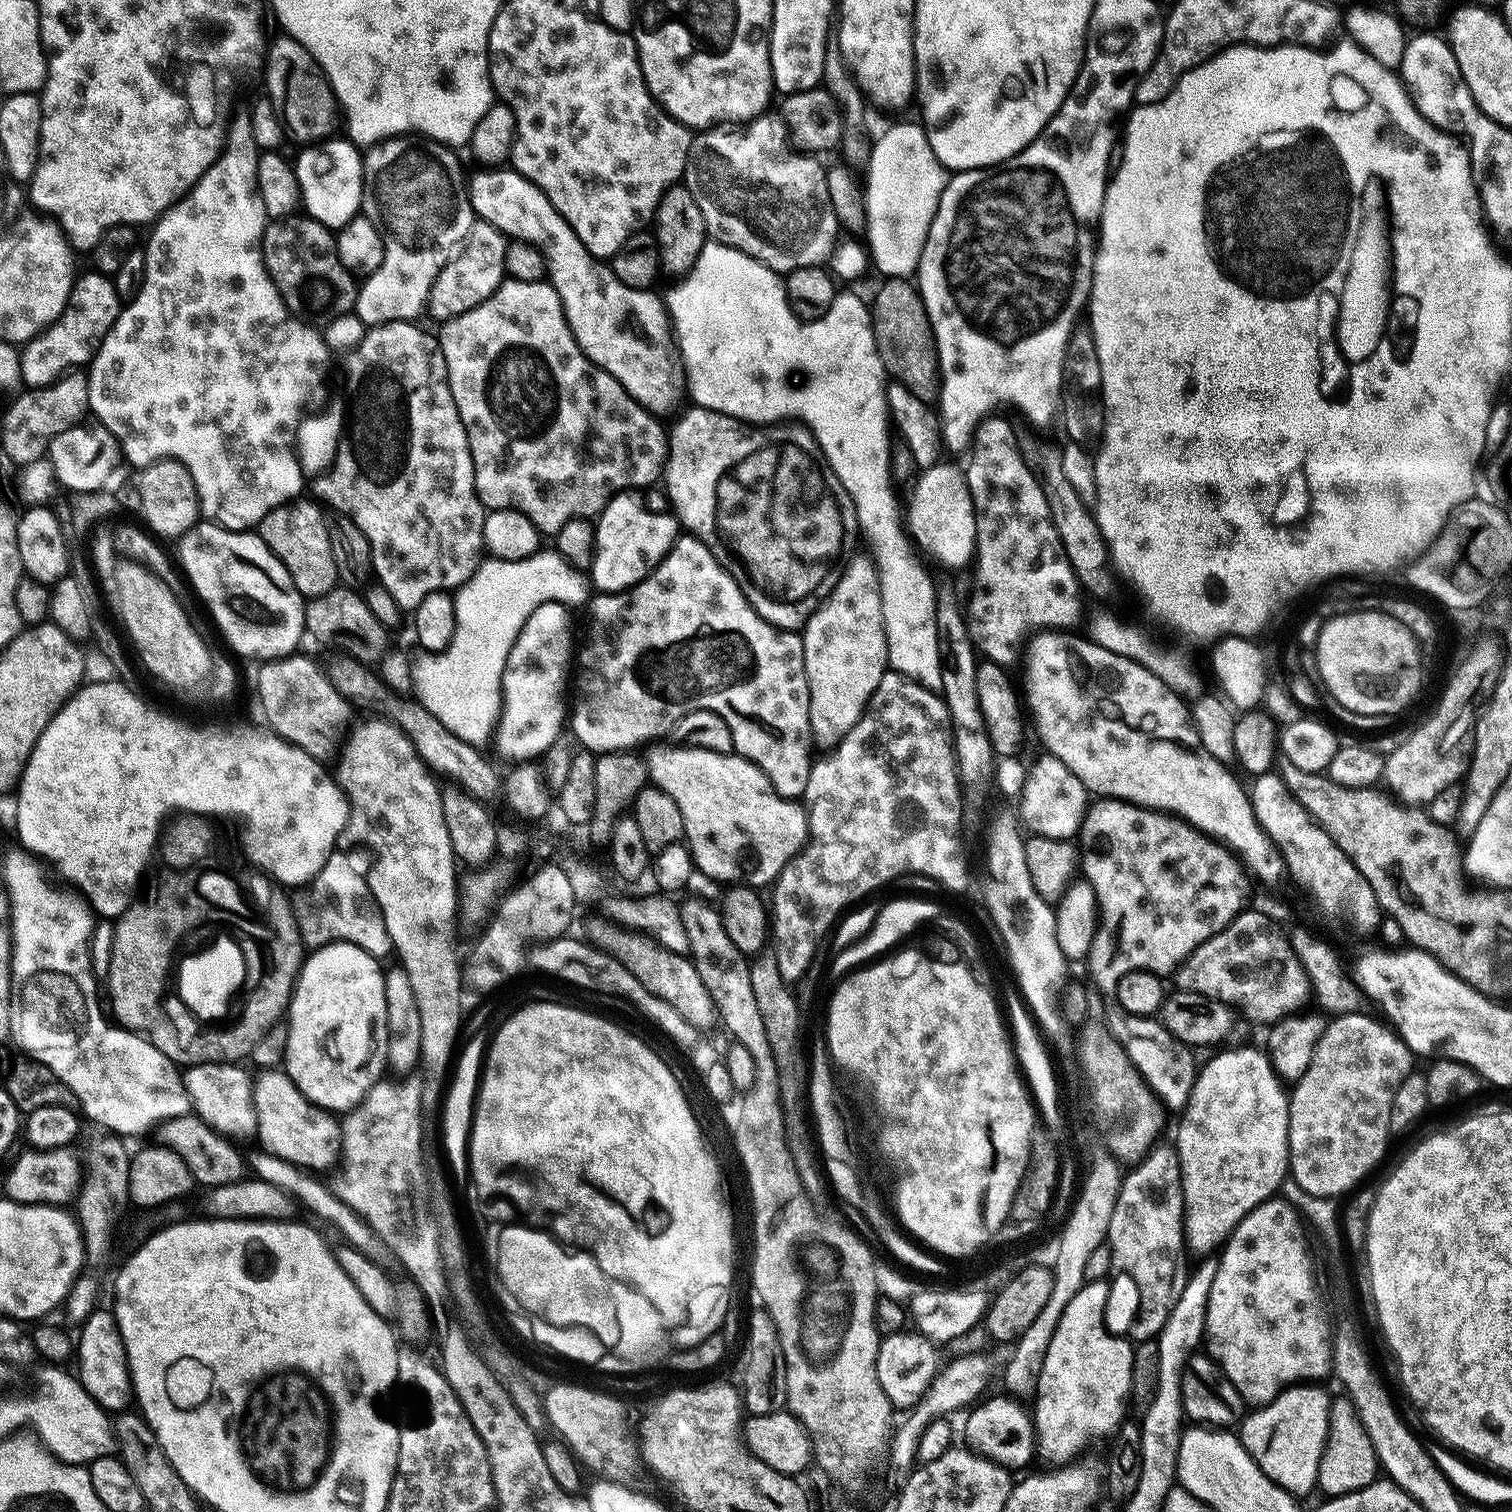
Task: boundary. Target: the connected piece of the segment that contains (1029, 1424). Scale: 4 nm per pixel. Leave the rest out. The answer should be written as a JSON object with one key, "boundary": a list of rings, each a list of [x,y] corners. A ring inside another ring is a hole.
{"boundary":[[[1004,1394],[999,1395],[993,1400],[981,1399],[968,1412],[973,1411],[964,1420],[965,1441],[963,1440],[963,1443],[977,1456],[983,1456],[995,1464],[1001,1464],[1003,1468],[1009,1470],[1024,1468],[1031,1462],[1032,1456],[1034,1460],[1034,1453],[1037,1451],[1033,1417],[1023,1416],[1016,1409],[1015,1399]]]}

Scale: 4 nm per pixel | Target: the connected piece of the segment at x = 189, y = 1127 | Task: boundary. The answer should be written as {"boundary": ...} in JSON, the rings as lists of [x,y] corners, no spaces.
{"boundary":[[[195,1114],[186,1116],[174,1116],[168,1120],[162,1120],[155,1125],[155,1143],[161,1148],[174,1150],[182,1162],[190,1170],[193,1181],[197,1185],[208,1184],[209,1189],[220,1188],[223,1184],[232,1184],[235,1180],[245,1179],[244,1160],[240,1157],[237,1146],[231,1139],[220,1135],[207,1125],[205,1121]]]}

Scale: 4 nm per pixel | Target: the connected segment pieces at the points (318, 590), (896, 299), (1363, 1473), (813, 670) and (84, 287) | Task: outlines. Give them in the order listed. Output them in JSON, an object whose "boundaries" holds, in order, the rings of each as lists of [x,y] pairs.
{"boundaries":[[[[297,498],[270,510],[270,514],[260,519],[258,535],[282,562],[282,566],[290,570],[290,578],[294,578],[294,586],[301,596],[311,598],[337,587],[338,577],[328,537],[330,524],[329,521],[324,521],[325,509],[320,509],[312,500],[304,499]]],[[[888,282],[884,289],[876,296],[876,301],[871,301],[870,311],[872,314],[872,333],[876,339],[876,349],[884,363],[885,373],[895,383],[904,384],[906,390],[925,402],[937,399],[942,388],[941,364],[936,352],[936,338],[932,335],[932,327],[928,321],[928,315],[924,309],[924,301],[921,300],[919,291],[912,288],[908,282]]],[[[1347,1395],[1333,1399],[1328,1405],[1328,1432],[1318,1462],[1318,1478],[1316,1483],[1319,1491],[1324,1491],[1325,1497],[1331,1498],[1350,1494],[1359,1488],[1365,1488],[1378,1476],[1378,1461],[1370,1438],[1367,1436],[1367,1427],[1358,1418],[1356,1407]]],[[[855,555],[849,561],[840,581],[827,593],[828,601],[820,609],[813,611],[803,625],[804,665],[808,683],[808,717],[812,742],[817,749],[831,750],[838,747],[842,738],[854,730],[854,726],[864,715],[868,700],[878,690],[888,667],[888,643],[884,633],[882,618],[882,598],[880,597],[880,576],[876,565],[867,555]]],[[[88,270],[85,276],[77,275],[70,298],[59,318],[23,345],[20,352],[21,381],[29,389],[45,388],[61,376],[81,366],[91,365],[100,343],[119,318],[121,307],[122,301],[116,292],[116,285],[105,273]]]]}

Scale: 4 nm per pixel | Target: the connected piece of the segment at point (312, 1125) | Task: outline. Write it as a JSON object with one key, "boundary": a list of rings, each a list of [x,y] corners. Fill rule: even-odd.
{"boundary":[[[260,1070],[252,1080],[252,1102],[256,1111],[256,1133],[260,1138],[259,1147],[288,1160],[291,1164],[303,1166],[308,1170],[324,1168],[337,1157],[339,1125],[335,1115],[311,1104],[300,1093],[300,1088],[283,1070]],[[305,1164],[305,1165],[304,1165]],[[308,1167],[308,1168],[307,1168]]]}

